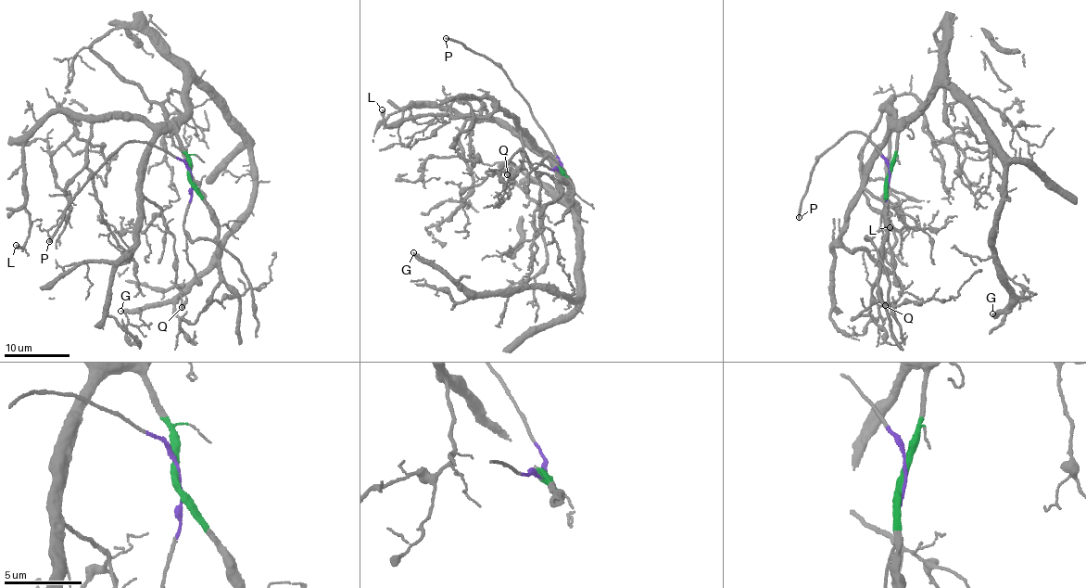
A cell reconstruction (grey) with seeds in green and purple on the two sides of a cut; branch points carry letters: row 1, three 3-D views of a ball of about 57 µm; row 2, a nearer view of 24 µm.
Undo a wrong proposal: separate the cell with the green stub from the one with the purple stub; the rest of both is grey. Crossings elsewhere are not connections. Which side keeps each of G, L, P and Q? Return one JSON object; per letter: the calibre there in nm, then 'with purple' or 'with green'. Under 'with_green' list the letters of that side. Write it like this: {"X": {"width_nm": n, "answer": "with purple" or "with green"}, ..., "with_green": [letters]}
{"G": {"width_nm": 300, "answer": "with green"}, "L": {"width_nm": 360, "answer": "with green"}, "P": {"width_nm": 190, "answer": "with purple"}, "Q": {"width_nm": 140, "answer": "with green"}, "with_green": ["G", "L", "Q"]}

